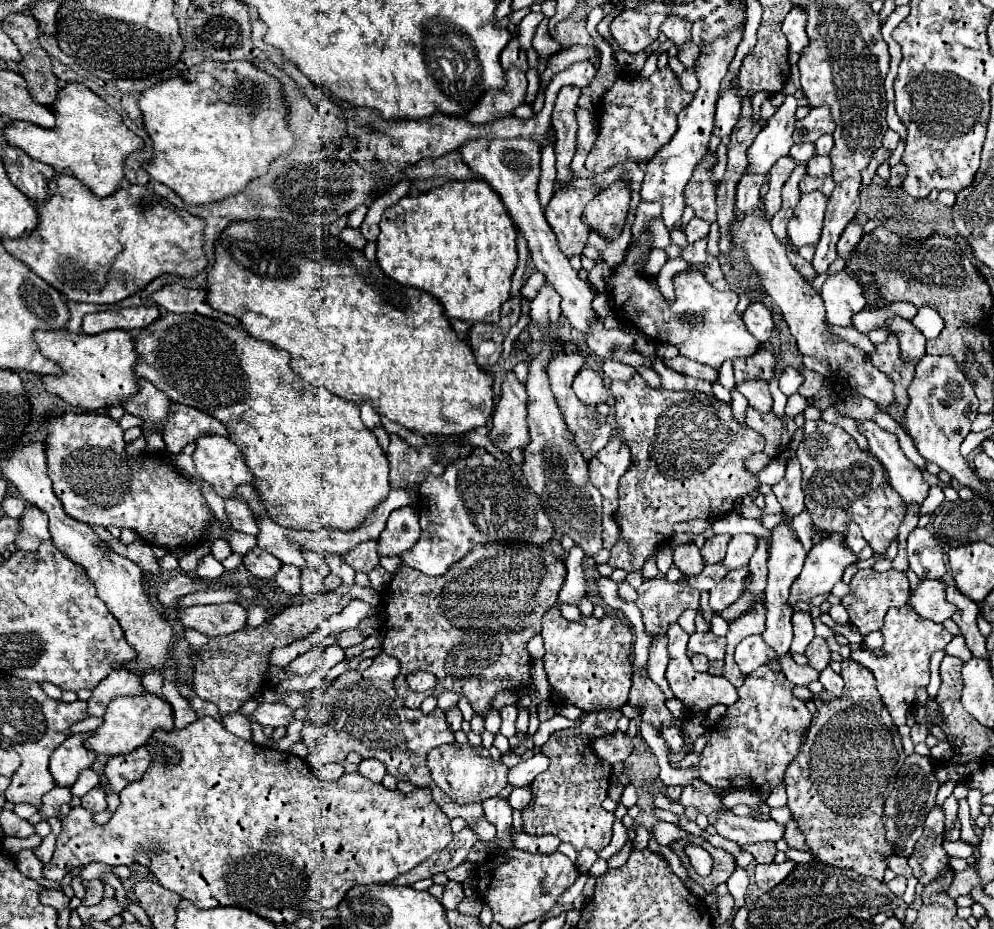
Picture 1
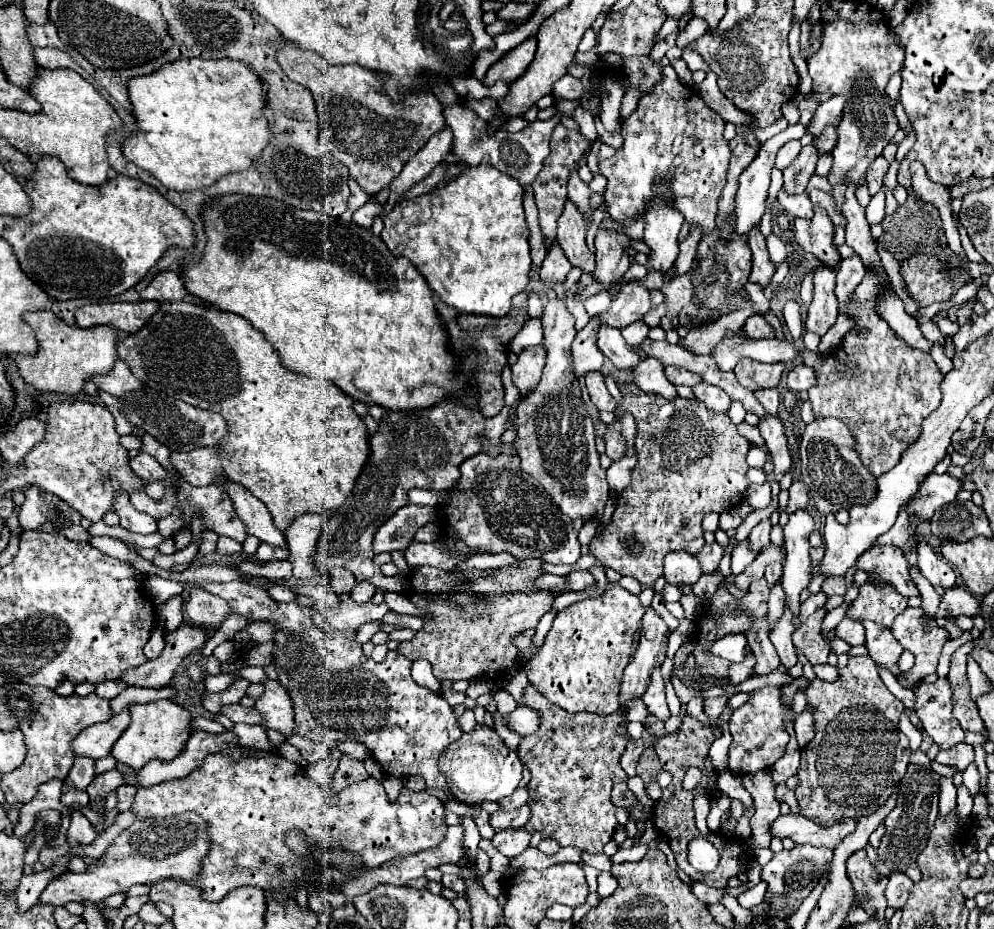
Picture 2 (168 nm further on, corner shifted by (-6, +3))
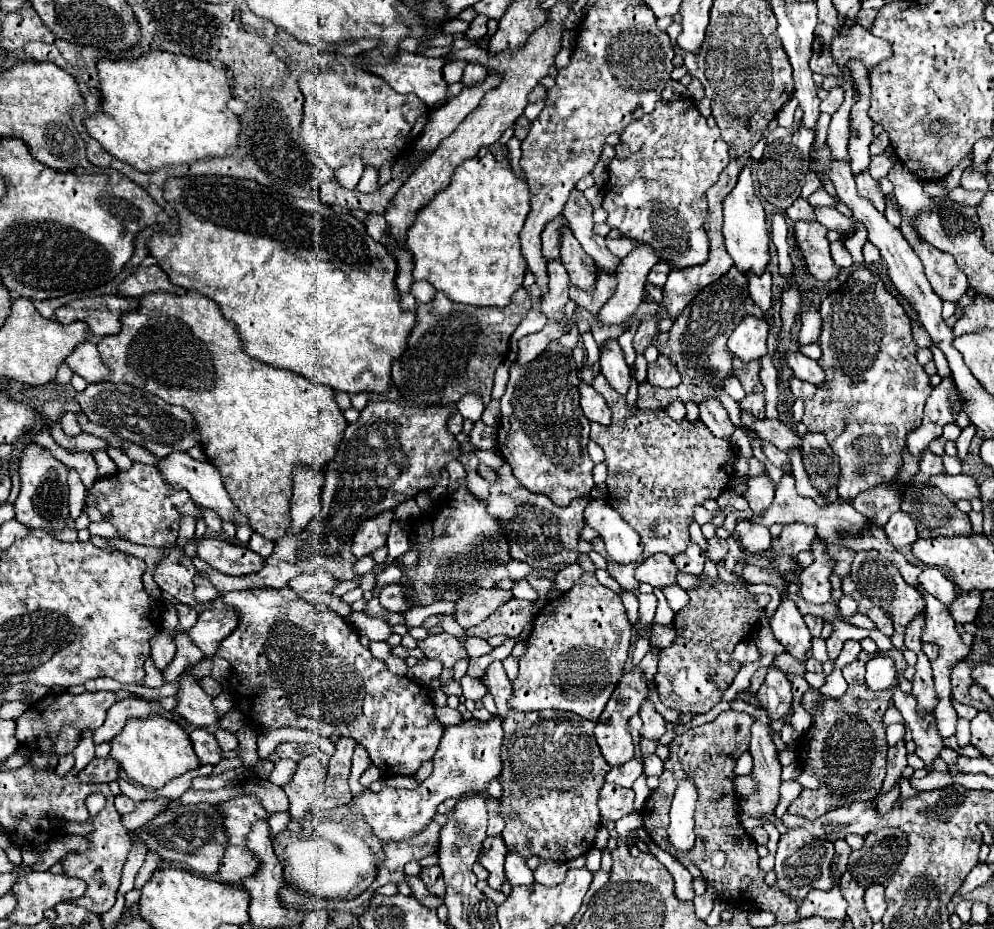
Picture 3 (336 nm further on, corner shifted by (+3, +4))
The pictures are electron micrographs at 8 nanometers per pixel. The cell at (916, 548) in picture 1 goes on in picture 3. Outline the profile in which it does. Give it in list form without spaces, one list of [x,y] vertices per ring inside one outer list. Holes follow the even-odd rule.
[[[924,568],[924,572],[920,574],[920,584],[928,594],[938,598],[946,606],[950,606],[956,598],[954,584],[936,568]]]

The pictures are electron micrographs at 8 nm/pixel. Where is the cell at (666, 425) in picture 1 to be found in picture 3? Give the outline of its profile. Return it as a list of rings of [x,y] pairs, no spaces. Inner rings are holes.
[[[602,374],[594,378],[592,386],[604,396],[612,410],[610,428],[592,424],[590,432],[590,438],[606,454],[608,502],[622,516],[622,520],[626,520],[640,534],[644,552],[636,562],[622,566],[608,558],[602,538],[594,538],[592,544],[594,550],[608,560],[608,574],[618,580],[622,588],[636,590],[638,580],[634,580],[634,568],[642,564],[646,556],[656,552],[682,554],[686,550],[690,544],[688,526],[692,522],[694,506],[704,504],[706,498],[720,496],[732,478],[736,454],[728,440],[716,438],[702,422],[674,422],[664,410],[638,410],[638,414],[632,416],[624,396],[618,396],[618,392],[606,384]],[[652,524],[658,524],[654,532],[650,530]]]

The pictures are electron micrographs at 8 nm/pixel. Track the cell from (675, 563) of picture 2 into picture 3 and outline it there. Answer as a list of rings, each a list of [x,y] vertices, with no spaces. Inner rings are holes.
[[[654,554],[648,556],[638,568],[636,568],[636,580],[638,582],[648,582],[650,586],[664,588],[666,584],[676,584],[676,572],[674,562],[666,554]]]

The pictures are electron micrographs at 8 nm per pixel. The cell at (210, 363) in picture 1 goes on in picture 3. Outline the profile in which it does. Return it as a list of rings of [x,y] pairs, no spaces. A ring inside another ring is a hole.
[[[148,292],[144,296],[140,296],[140,306],[132,312],[124,312],[124,316],[120,318],[122,322],[122,330],[114,336],[106,336],[106,338],[100,338],[98,340],[98,354],[102,356],[102,362],[110,368],[110,376],[106,378],[108,382],[112,384],[130,384],[134,388],[142,388],[144,392],[150,392],[150,394],[156,394],[158,398],[162,398],[164,402],[168,404],[176,404],[176,406],[182,406],[186,408],[196,424],[198,424],[198,430],[200,430],[200,446],[208,458],[210,464],[214,464],[220,474],[222,474],[222,480],[224,480],[224,486],[232,498],[232,502],[236,504],[236,508],[250,520],[250,526],[254,528],[254,532],[258,532],[260,536],[276,542],[278,538],[282,538],[288,530],[290,530],[290,498],[292,498],[292,470],[298,466],[298,464],[308,464],[308,466],[316,466],[316,468],[322,468],[326,466],[326,460],[330,460],[330,456],[334,456],[336,448],[338,448],[338,440],[342,438],[342,432],[346,428],[346,418],[342,416],[342,410],[338,408],[336,400],[334,400],[334,390],[330,386],[322,386],[322,384],[314,384],[306,378],[302,378],[300,374],[294,374],[290,370],[278,370],[278,368],[272,368],[256,358],[250,358],[242,346],[240,346],[240,338],[236,334],[236,328],[232,322],[228,322],[220,308],[208,300],[206,296],[202,296],[200,292],[184,292],[184,294],[172,294],[172,292]]]

